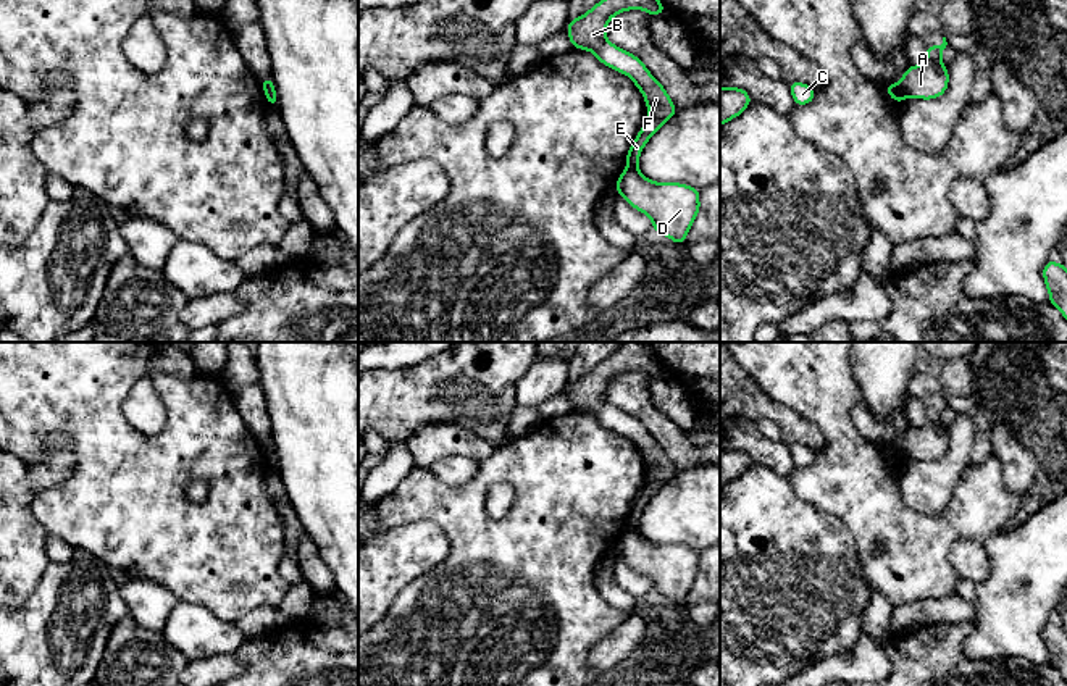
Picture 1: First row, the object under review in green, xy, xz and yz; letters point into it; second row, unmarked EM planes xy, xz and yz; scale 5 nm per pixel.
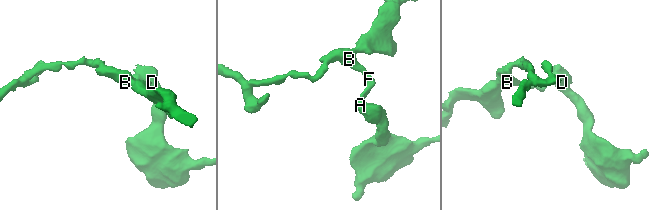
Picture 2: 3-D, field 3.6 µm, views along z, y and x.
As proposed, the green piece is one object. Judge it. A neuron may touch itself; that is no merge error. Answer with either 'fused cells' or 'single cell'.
fused cells

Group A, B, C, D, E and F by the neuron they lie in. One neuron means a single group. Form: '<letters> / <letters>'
A D / B C E F

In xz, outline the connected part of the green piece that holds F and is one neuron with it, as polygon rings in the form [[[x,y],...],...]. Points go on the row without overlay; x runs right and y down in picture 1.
[[[621,342],[610,357],[567,387],[573,410],[589,412],[602,426],[630,437],[644,457],[647,483],[626,515],[626,523],[631,528],[638,528],[647,502],[678,473],[667,452],[647,433],[646,426],[633,415],[610,405],[605,399],[605,389],[615,376],[636,370],[651,378],[665,374],[651,342]]]

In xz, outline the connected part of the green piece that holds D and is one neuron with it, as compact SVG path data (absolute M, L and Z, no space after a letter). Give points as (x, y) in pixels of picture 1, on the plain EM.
M626 526L615 552L638 573L646 575L652 591L675 605L684 600L699 575L699 550L678 544L654 544L638 528Z

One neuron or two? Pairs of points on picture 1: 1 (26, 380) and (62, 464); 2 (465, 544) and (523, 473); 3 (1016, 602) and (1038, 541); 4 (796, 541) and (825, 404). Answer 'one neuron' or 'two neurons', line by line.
1: two neurons
2: one neuron
3: one neuron
4: two neurons

